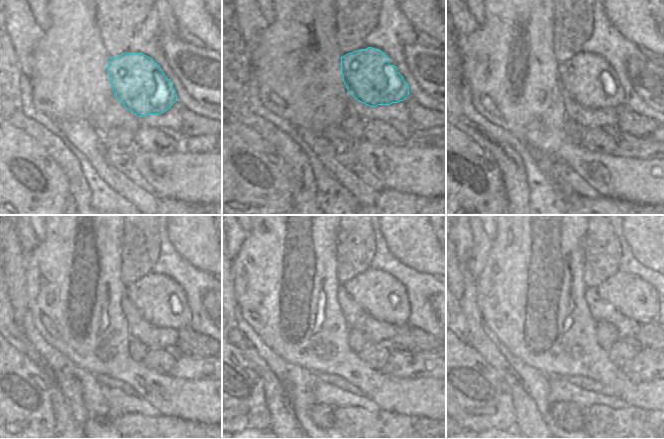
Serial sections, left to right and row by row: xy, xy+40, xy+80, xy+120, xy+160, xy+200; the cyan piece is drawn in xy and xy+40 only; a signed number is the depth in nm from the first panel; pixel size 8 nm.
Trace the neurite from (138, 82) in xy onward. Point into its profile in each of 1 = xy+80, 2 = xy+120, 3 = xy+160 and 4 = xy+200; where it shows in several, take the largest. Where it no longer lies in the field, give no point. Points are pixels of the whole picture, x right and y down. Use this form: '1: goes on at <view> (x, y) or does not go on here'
1: goes on at xy+80 (587, 77)
2: goes on at xy+120 (161, 302)
3: goes on at xy+160 (380, 295)
4: goes on at xy+200 (634, 298)

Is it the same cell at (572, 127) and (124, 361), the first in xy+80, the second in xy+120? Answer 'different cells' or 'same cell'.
different cells

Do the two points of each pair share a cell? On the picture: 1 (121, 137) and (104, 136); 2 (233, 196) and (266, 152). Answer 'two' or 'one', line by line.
1: one
2: one

